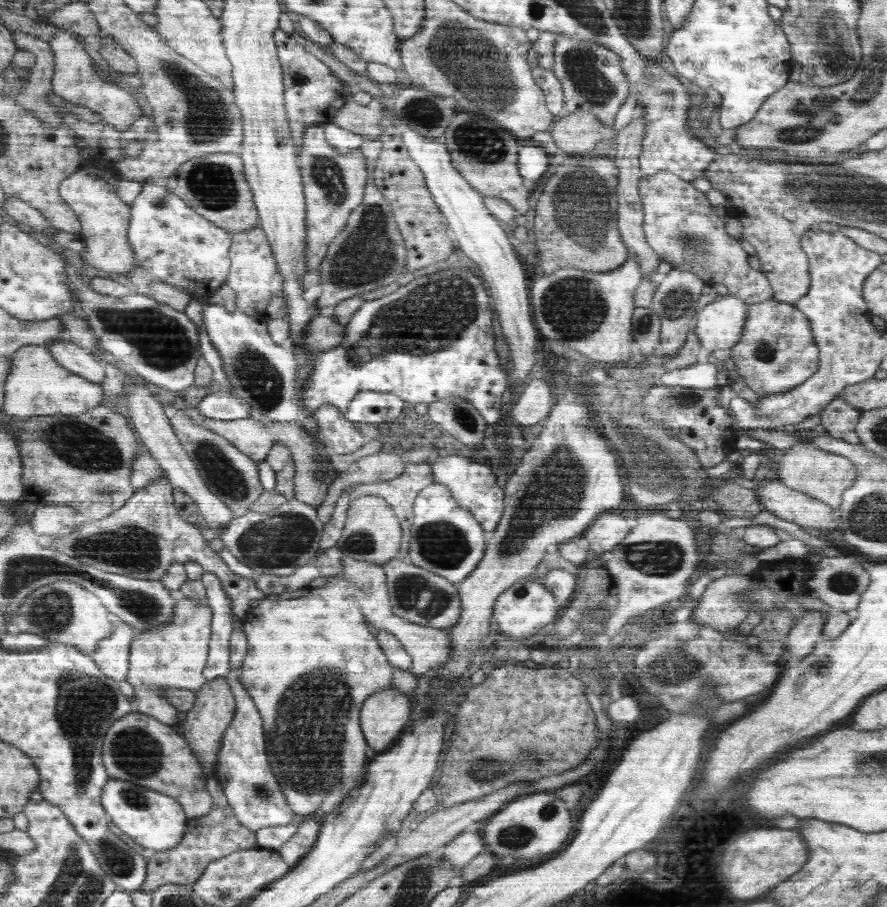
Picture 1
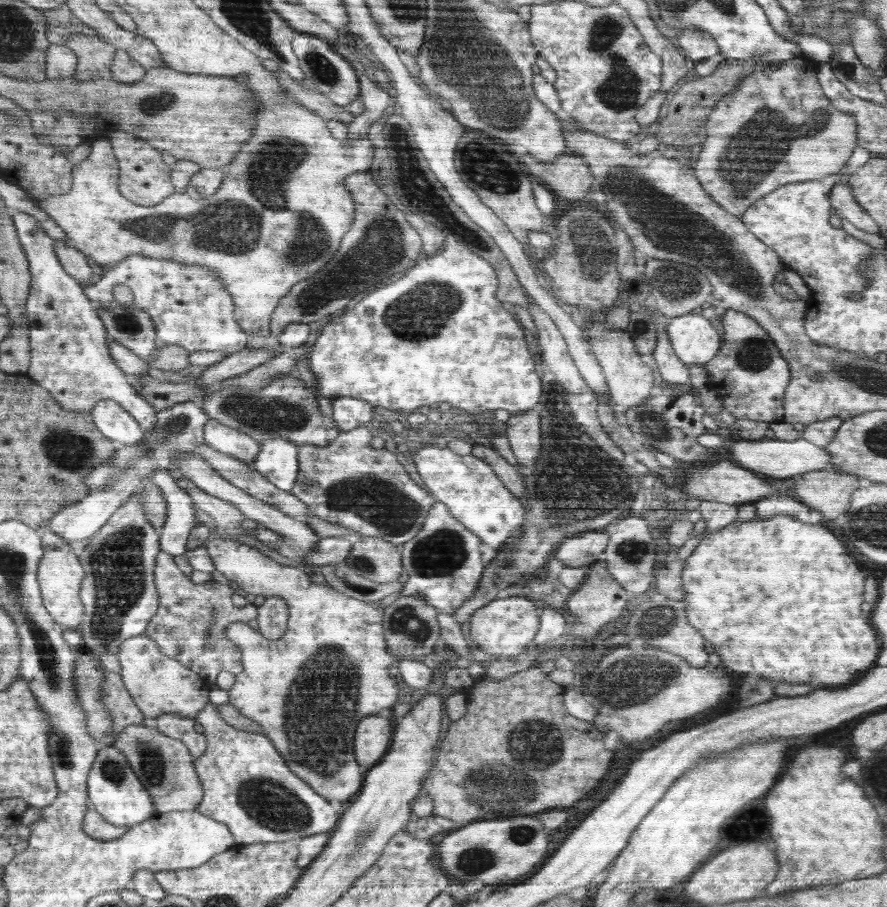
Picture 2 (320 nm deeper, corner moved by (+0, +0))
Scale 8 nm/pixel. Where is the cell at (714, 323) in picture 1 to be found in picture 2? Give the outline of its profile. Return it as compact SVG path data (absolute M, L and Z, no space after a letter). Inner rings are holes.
M688 313L674 317L666 332L676 356L688 365L707 363L720 348L718 332L702 315Z

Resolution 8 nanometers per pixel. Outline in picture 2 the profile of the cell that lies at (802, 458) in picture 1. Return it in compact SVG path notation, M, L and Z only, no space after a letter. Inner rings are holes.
M814 470L804 475L800 484L795 484L796 497L802 504L821 513L823 520L836 519L850 509L852 493L860 488L859 478L852 474L838 473L834 470Z

